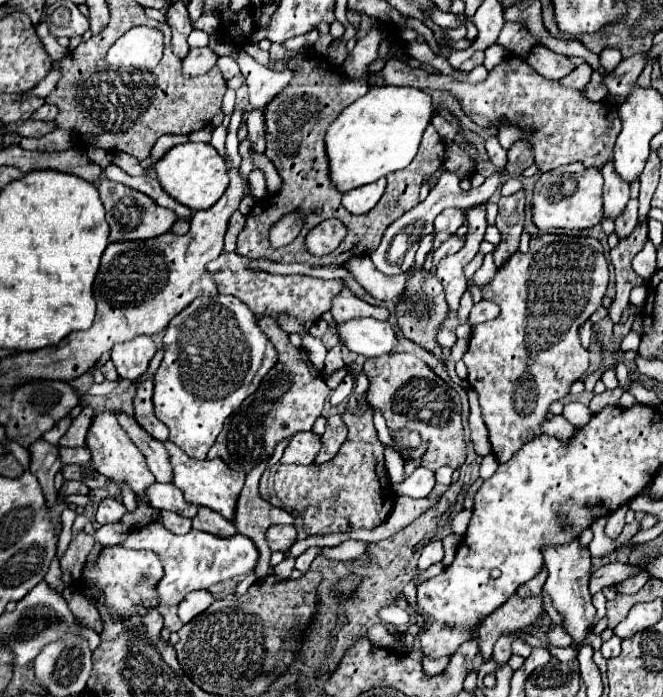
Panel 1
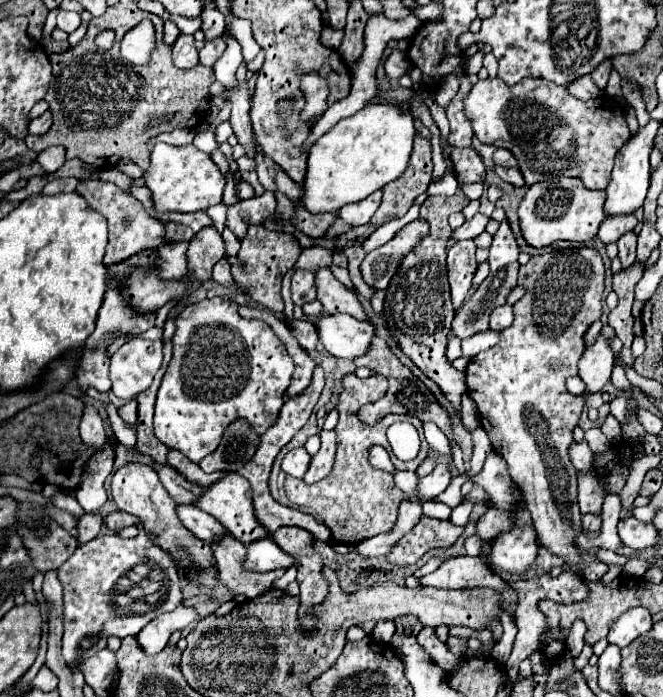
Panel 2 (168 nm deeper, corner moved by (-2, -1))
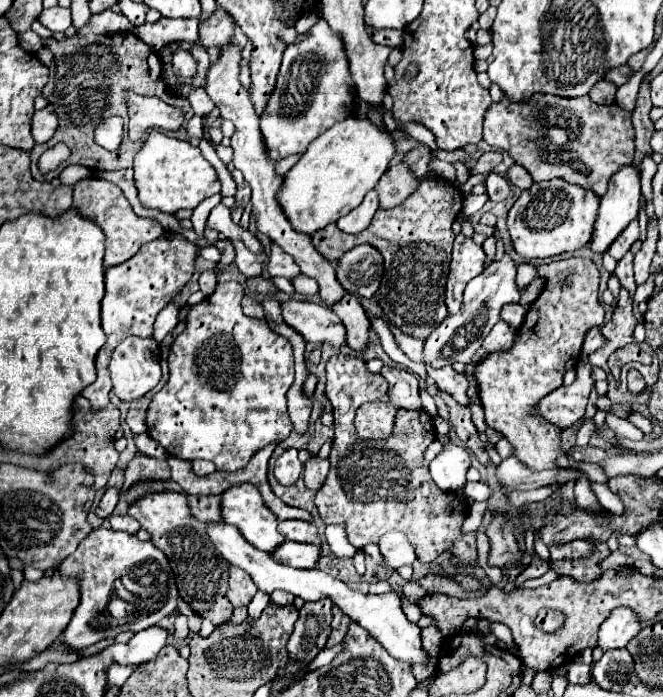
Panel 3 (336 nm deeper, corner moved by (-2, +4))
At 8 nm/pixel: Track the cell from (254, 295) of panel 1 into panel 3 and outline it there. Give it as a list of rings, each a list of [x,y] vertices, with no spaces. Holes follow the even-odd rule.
[[[271,243],[271,259],[269,259],[269,275],[273,277],[287,277],[293,279],[301,275],[301,269],[297,269],[297,263],[289,253],[285,253],[279,245]]]

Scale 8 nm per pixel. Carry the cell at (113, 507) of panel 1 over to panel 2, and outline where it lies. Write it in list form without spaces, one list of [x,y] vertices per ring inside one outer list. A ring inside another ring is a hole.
[[[121,510],[119,512],[113,512],[111,516],[105,518],[105,524],[111,528],[111,530],[121,530],[121,528],[127,528],[127,526],[135,526],[137,524],[137,518],[133,518],[131,514],[123,514]]]

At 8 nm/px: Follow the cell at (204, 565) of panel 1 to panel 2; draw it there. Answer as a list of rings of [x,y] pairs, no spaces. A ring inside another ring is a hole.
[[[263,538],[261,542],[249,544],[249,552],[247,552],[247,560],[245,560],[247,570],[269,572],[269,570],[277,570],[277,568],[291,568],[295,564],[297,564],[297,560],[291,554],[285,554],[273,542],[273,538]]]

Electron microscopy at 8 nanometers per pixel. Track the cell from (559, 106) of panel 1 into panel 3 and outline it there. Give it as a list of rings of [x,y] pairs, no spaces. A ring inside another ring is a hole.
[[[537,93],[533,101],[513,103],[505,95],[499,103],[491,103],[485,113],[483,123],[483,141],[489,145],[507,151],[515,163],[525,167],[533,181],[547,181],[553,177],[561,177],[569,183],[581,185],[585,189],[595,191],[599,197],[607,191],[609,177],[621,167],[633,161],[635,153],[635,131],[631,125],[631,113],[621,109],[617,103],[613,105],[597,105],[587,95],[585,97],[557,97],[547,93]]]

